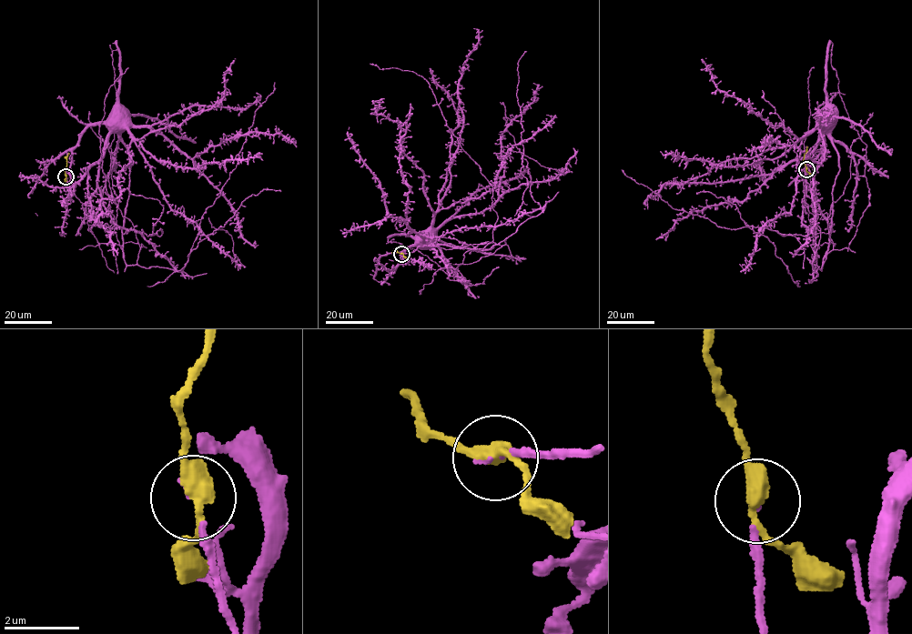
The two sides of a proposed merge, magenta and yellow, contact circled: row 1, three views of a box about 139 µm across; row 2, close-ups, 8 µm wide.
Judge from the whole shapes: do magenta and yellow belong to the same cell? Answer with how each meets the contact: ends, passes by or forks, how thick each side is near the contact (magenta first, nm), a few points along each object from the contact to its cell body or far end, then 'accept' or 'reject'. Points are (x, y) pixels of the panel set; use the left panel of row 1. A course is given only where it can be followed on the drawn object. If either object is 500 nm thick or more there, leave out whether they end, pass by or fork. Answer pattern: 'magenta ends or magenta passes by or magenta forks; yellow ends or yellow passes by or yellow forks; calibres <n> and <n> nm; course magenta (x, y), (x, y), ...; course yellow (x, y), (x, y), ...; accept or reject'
magenta ends; yellow passes by; calibres 50 and 400 nm; course magenta (65, 176), (81, 203), (106, 265), (116, 274), (109, 236), (114, 216), (100, 160), (106, 139), (123, 124); course yellow (65, 176), (69, 153); accept

